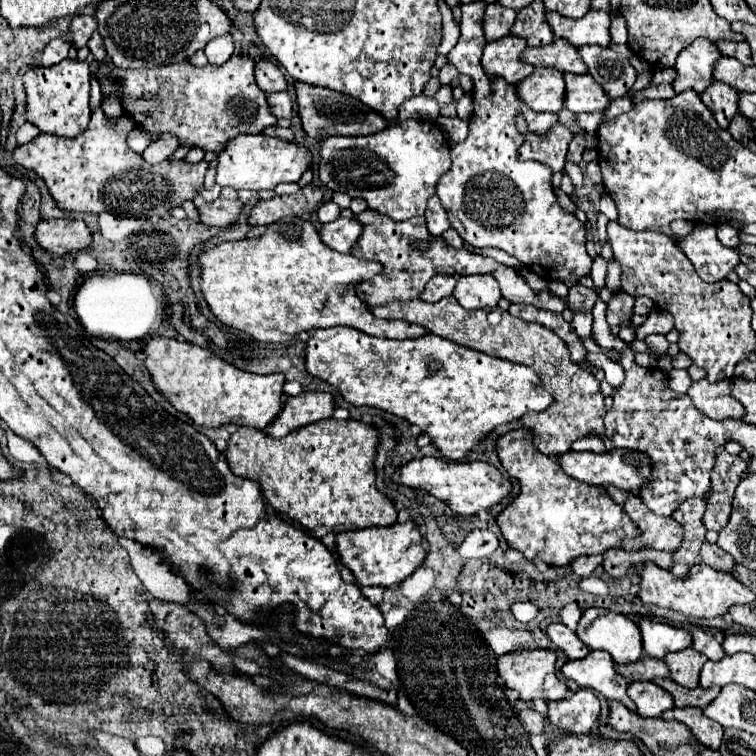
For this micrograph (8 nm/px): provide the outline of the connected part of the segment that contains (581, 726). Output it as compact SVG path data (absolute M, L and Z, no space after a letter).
M578 690L566 700L548 702L548 720L564 732L588 734L600 726L600 702L592 690Z

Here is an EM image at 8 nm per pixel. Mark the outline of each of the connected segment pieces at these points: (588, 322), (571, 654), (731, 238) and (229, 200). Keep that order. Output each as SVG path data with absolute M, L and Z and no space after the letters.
M576 312L574 320L572 320L572 332L576 332L576 336L580 336L580 338L592 338L592 314Z
M560 622L548 626L548 638L554 642L556 648L564 650L570 660L578 660L578 658L584 658L586 654L590 654L590 648L584 646L584 642L568 626L564 626Z
M724 224L724 226L718 226L718 240L728 246L728 248L738 248L742 242L740 242L740 234L734 226L730 224Z
M222 188L222 194L216 202L212 204L200 204L199 216L206 226L232 226L238 216L242 214L242 202L236 196L236 190L232 188Z

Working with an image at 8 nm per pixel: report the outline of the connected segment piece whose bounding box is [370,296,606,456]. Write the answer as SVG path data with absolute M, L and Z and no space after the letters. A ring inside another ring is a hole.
M454 296L442 298L436 304L428 304L420 298L410 302L392 302L386 306L370 306L376 318L400 318L408 322L416 322L456 344L466 348L474 348L478 352L486 352L490 356L498 356L516 364L532 366L542 380L542 386L554 396L554 404L546 412L524 414L522 422L536 436L536 446L540 452L550 456L562 456L572 450L572 442L586 436L604 436L604 396L600 392L600 382L594 374L568 358L568 346L562 338L552 334L538 324L528 324L520 318L510 316L506 310L464 310ZM498 312L500 320L492 322L490 314Z

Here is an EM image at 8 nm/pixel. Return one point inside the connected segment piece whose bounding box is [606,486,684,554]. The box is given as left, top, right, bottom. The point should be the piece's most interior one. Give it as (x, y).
(660, 533)

